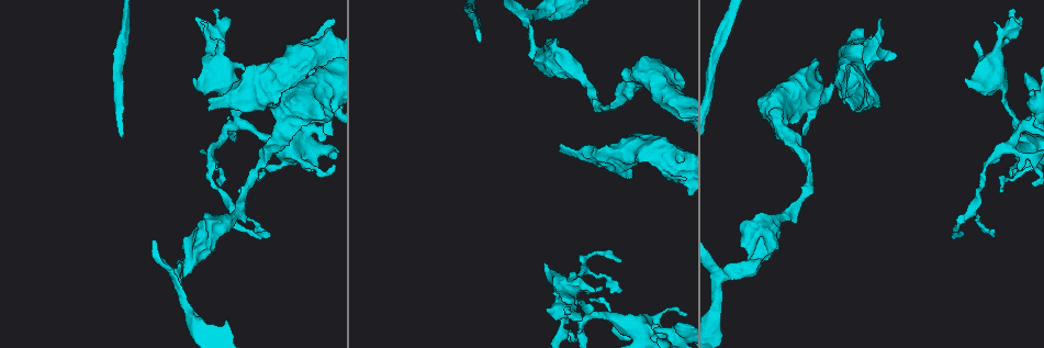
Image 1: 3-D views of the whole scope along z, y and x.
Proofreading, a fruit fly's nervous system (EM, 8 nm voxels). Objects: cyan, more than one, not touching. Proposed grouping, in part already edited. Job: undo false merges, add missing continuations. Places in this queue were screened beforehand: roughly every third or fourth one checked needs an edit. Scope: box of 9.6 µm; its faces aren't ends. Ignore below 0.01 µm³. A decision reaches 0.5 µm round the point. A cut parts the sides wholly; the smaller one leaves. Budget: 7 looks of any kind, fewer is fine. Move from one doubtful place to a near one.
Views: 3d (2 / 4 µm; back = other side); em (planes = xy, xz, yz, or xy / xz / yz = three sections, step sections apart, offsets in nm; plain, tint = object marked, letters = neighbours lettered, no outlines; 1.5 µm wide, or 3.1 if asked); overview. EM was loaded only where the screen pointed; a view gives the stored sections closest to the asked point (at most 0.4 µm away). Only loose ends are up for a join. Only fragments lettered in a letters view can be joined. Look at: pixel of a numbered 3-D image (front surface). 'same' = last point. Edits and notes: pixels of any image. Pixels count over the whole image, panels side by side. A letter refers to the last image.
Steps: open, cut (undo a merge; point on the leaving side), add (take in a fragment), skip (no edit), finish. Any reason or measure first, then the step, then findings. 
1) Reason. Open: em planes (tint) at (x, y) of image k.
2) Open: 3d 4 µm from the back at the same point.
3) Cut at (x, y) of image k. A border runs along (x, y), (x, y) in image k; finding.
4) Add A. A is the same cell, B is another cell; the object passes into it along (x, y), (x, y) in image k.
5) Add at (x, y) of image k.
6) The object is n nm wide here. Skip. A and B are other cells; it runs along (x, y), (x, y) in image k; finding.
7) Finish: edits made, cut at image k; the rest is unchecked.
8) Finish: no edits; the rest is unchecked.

Stops while still wide. Open: 3d 4 µm at (792, 116) of image 1.

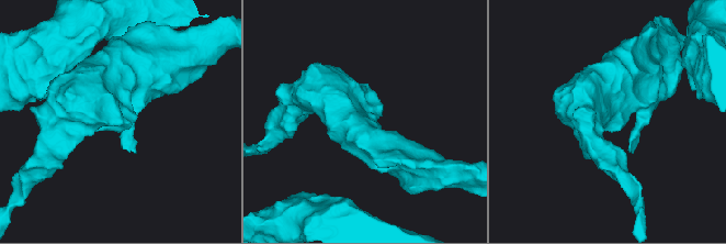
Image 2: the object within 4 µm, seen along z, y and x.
Open: em planes (letters) at (613, 120) of image 2.

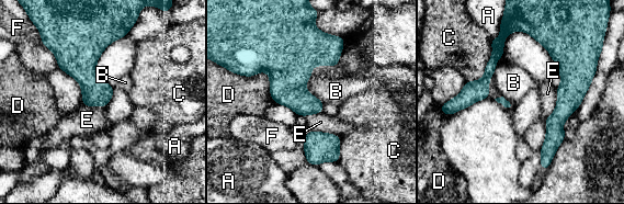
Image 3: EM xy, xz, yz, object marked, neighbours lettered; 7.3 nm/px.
The object is 320 nm wide here; the longest contact is with D, 440 nm. Skip. A, B, C, D, E and F are other cells; no lettered fragment goes on from it.

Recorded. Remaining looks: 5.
Thick end. Open: 3d 4 µm at (210, 110) of image 1.

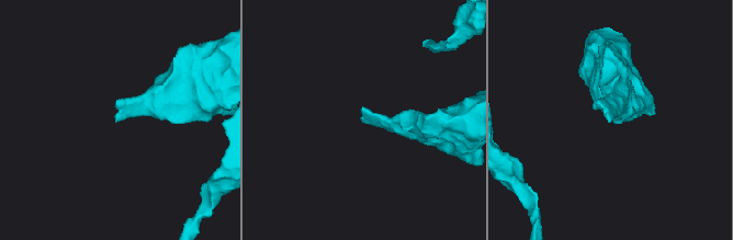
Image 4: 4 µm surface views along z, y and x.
Open: em yz step 8 (letters) at (114, 116) of image 4.

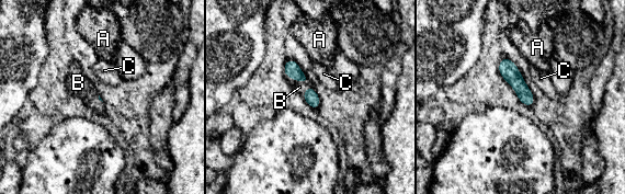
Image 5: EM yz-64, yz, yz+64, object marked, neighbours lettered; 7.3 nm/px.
Add B. B is the same cell, A and C are other cells; the object passes into it along (292, 69), (297, 80), (299, 87) in image 5; the neuron continues.

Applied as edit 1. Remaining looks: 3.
Branch stops here. Open: 3d 4 µm at (996, 25) of image 1.

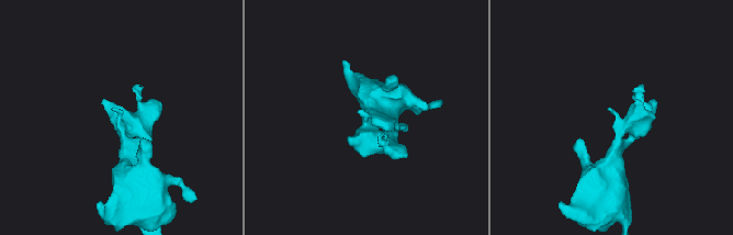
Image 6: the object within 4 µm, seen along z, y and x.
Shape alone is not enough. Open: em planes (letters) at (610, 108) of image 6.

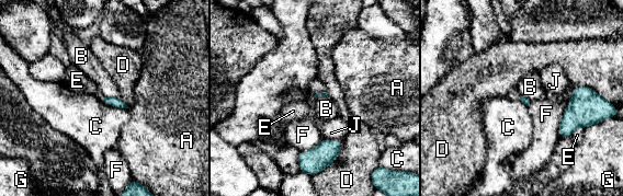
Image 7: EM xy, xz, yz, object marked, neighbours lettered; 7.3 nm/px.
Skip. A, B, C, D, E, F, G and J are other cells; none of them fits.

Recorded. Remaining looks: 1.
Finish: edits made, add at image 5; the rest is unchecked.

